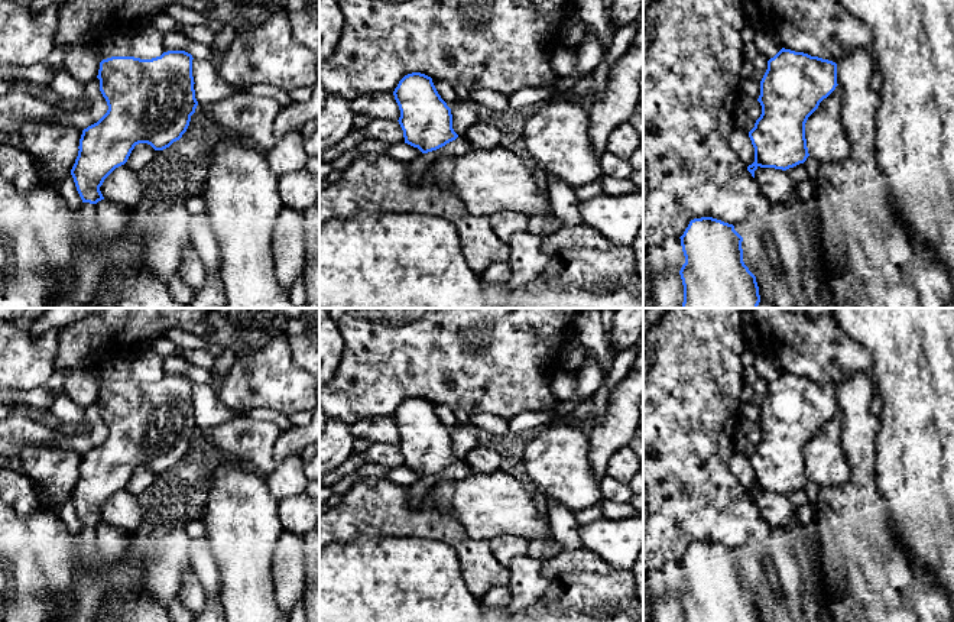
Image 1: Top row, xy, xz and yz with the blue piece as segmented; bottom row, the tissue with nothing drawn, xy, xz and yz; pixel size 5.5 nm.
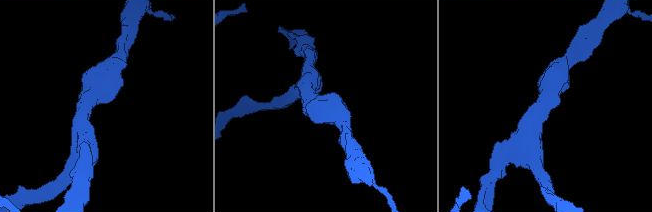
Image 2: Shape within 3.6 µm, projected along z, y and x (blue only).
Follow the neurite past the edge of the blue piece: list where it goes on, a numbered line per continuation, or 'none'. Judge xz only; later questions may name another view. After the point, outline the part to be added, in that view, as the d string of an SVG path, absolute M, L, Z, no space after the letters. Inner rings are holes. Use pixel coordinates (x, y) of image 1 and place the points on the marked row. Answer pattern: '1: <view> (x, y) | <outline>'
none

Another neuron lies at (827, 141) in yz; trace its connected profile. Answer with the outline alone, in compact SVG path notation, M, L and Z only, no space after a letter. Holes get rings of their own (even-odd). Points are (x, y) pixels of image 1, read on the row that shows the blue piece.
M840 85L824 98L805 123L805 139L809 156L820 163L847 158L850 140L841 119L844 91Z

